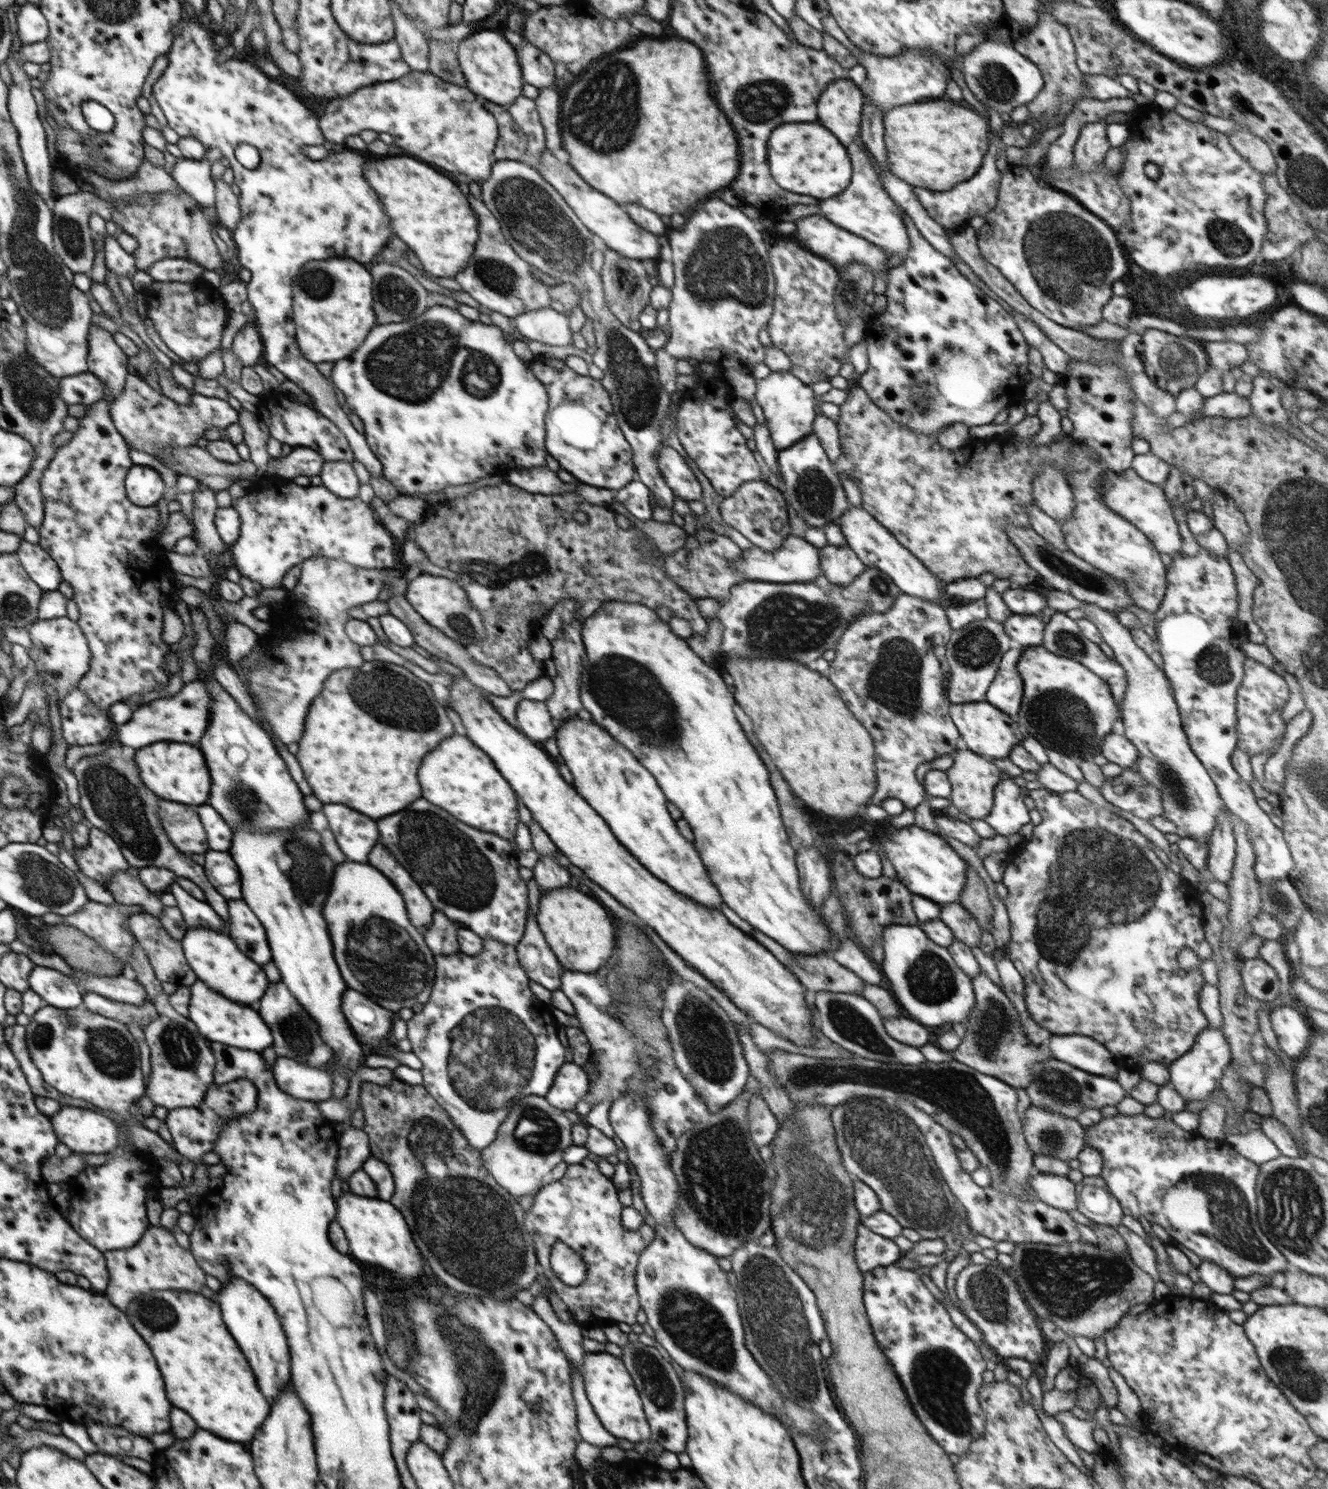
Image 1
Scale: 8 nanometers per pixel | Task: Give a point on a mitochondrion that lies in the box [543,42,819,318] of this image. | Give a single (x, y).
(594, 116)

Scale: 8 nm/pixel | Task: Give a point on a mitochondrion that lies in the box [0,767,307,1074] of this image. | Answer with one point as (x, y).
(40, 879)

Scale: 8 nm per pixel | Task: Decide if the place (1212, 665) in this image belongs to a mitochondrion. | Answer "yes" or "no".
yes

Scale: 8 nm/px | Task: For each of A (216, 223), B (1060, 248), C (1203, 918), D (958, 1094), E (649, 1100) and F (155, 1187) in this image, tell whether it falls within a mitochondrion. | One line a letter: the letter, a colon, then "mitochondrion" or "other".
A: other
B: mitochondrion
C: other
D: mitochondrion
E: other
F: other

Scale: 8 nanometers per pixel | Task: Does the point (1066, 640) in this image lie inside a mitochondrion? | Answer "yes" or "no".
yes

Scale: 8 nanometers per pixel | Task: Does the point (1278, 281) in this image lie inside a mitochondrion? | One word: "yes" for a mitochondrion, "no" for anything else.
no

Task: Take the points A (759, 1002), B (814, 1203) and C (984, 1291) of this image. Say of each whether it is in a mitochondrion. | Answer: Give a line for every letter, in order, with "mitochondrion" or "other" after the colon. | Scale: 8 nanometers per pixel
A: other
B: mitochondrion
C: mitochondrion

